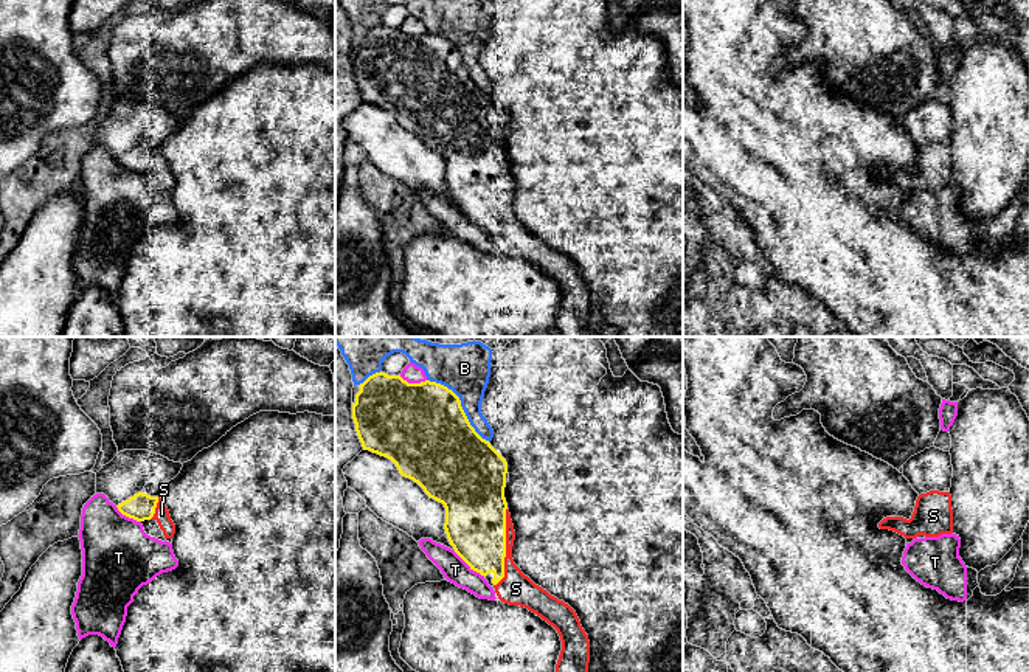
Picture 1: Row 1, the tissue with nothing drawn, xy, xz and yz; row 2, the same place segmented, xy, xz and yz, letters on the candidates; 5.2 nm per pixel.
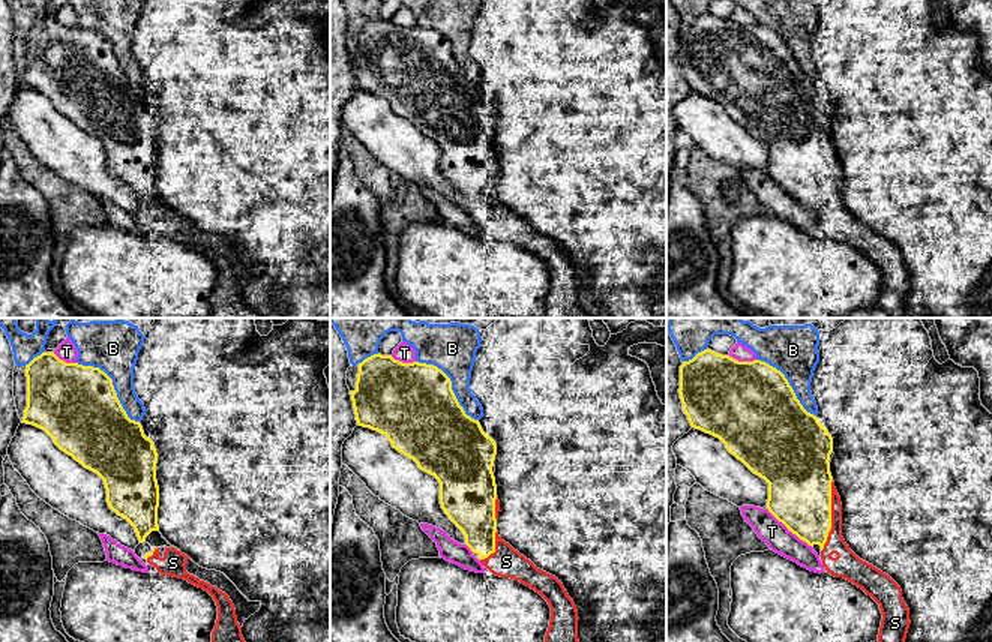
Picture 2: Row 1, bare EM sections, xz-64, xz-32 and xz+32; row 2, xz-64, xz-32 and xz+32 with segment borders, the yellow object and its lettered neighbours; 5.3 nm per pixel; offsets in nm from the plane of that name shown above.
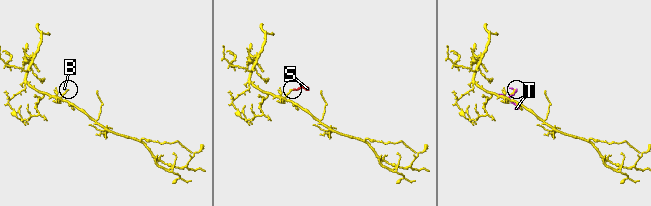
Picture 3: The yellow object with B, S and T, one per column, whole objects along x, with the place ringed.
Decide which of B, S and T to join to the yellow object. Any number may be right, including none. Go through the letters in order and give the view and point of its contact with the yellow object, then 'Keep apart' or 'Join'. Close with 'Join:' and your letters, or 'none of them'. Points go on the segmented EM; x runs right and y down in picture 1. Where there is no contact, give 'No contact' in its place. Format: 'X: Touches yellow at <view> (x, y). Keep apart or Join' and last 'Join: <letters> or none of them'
B: Touches yellow at xz (460, 405). Keep apart
S: Touches yellow at xz (505, 547). Join
T: Touches yellow at xz (469, 565). Keep apart
Join: S

